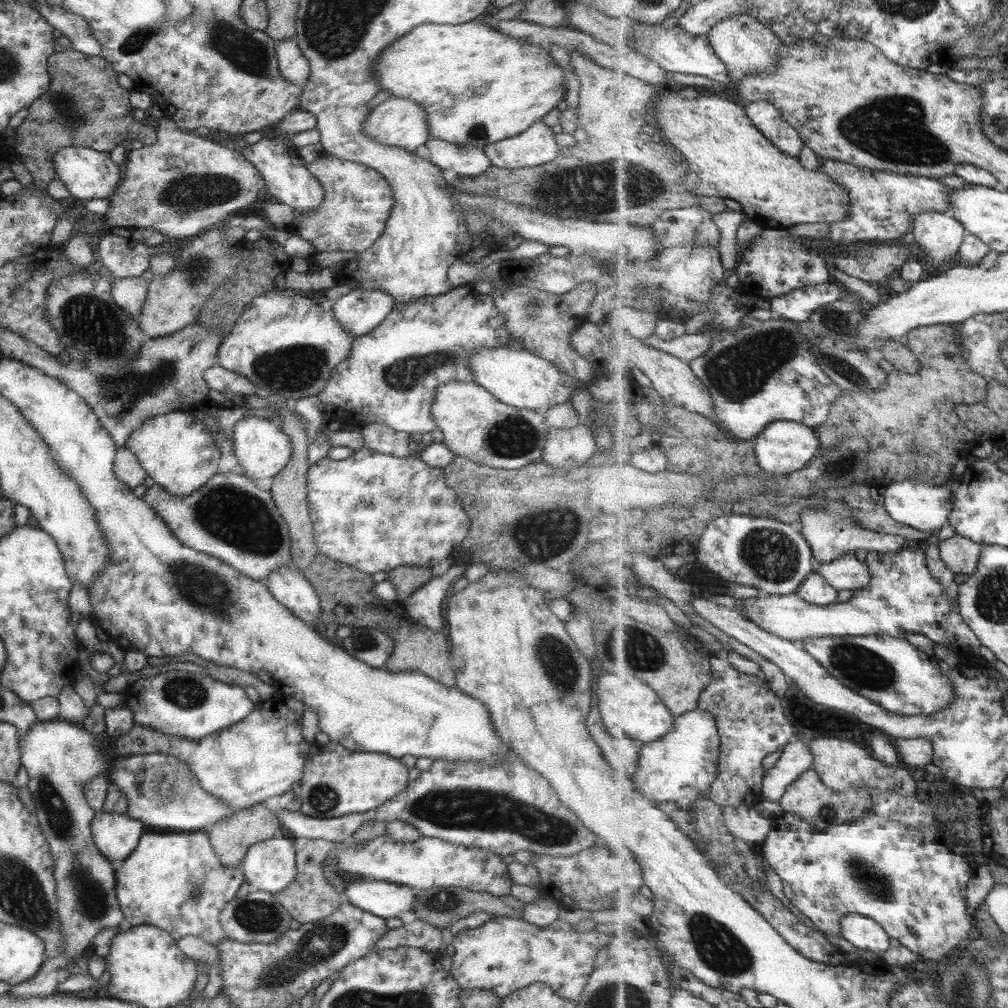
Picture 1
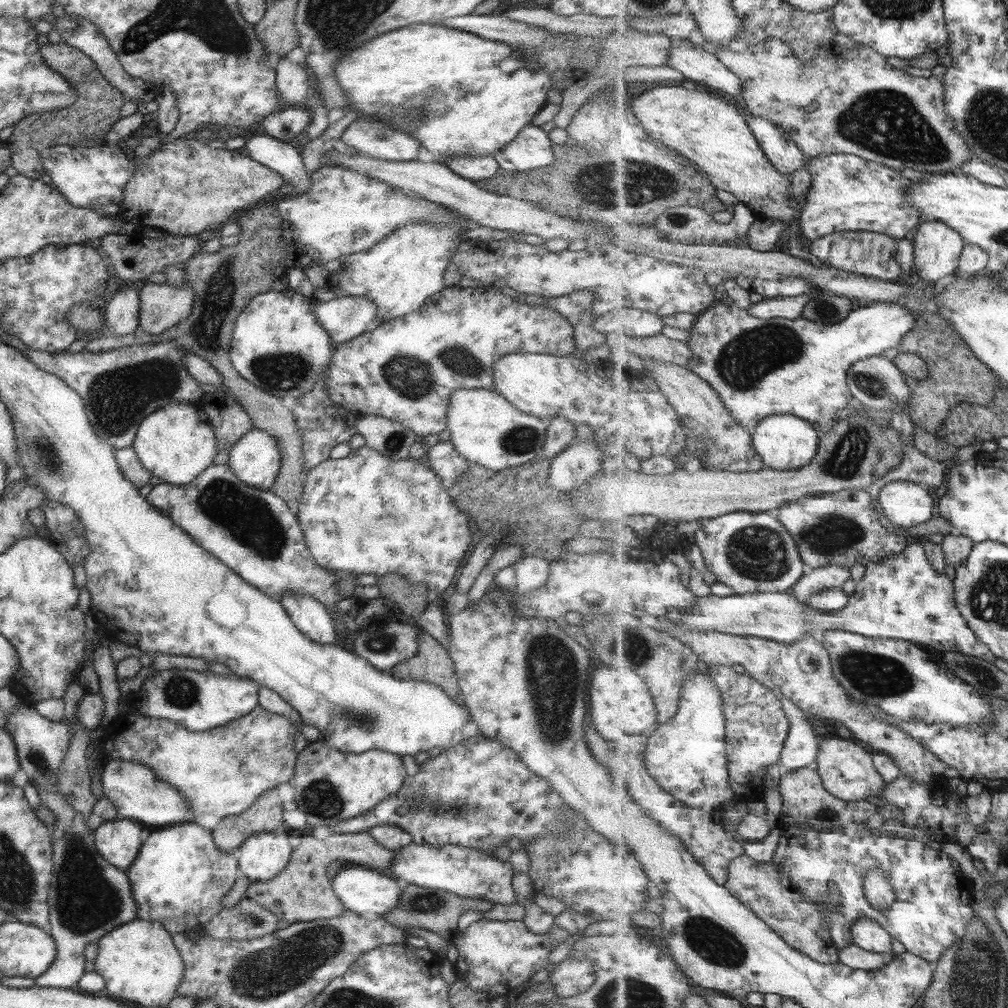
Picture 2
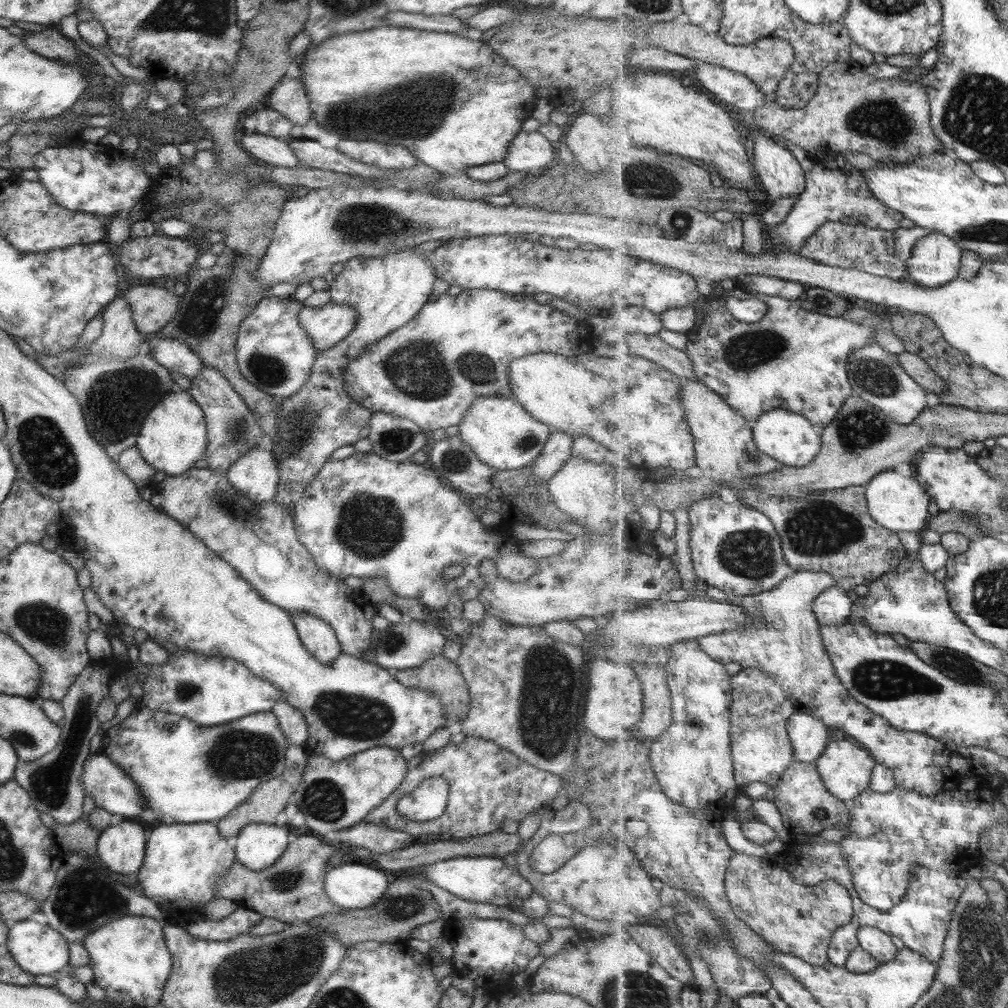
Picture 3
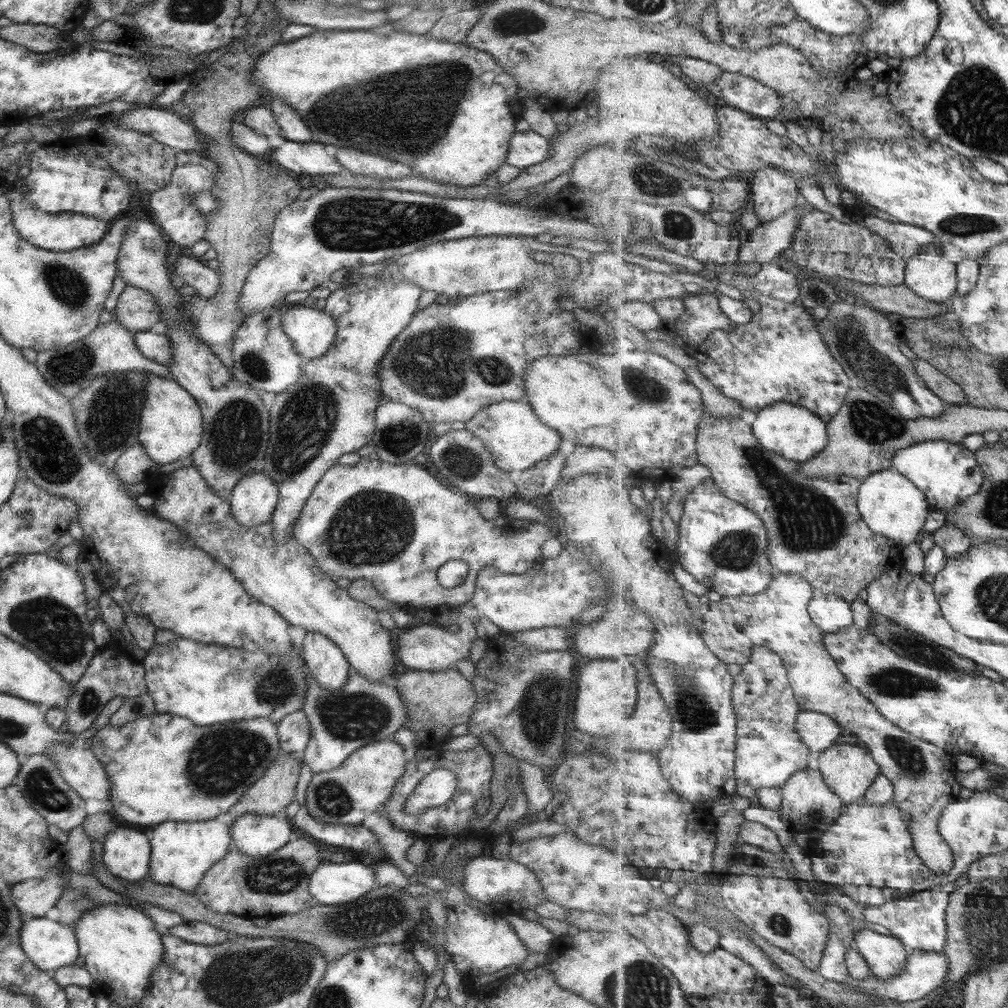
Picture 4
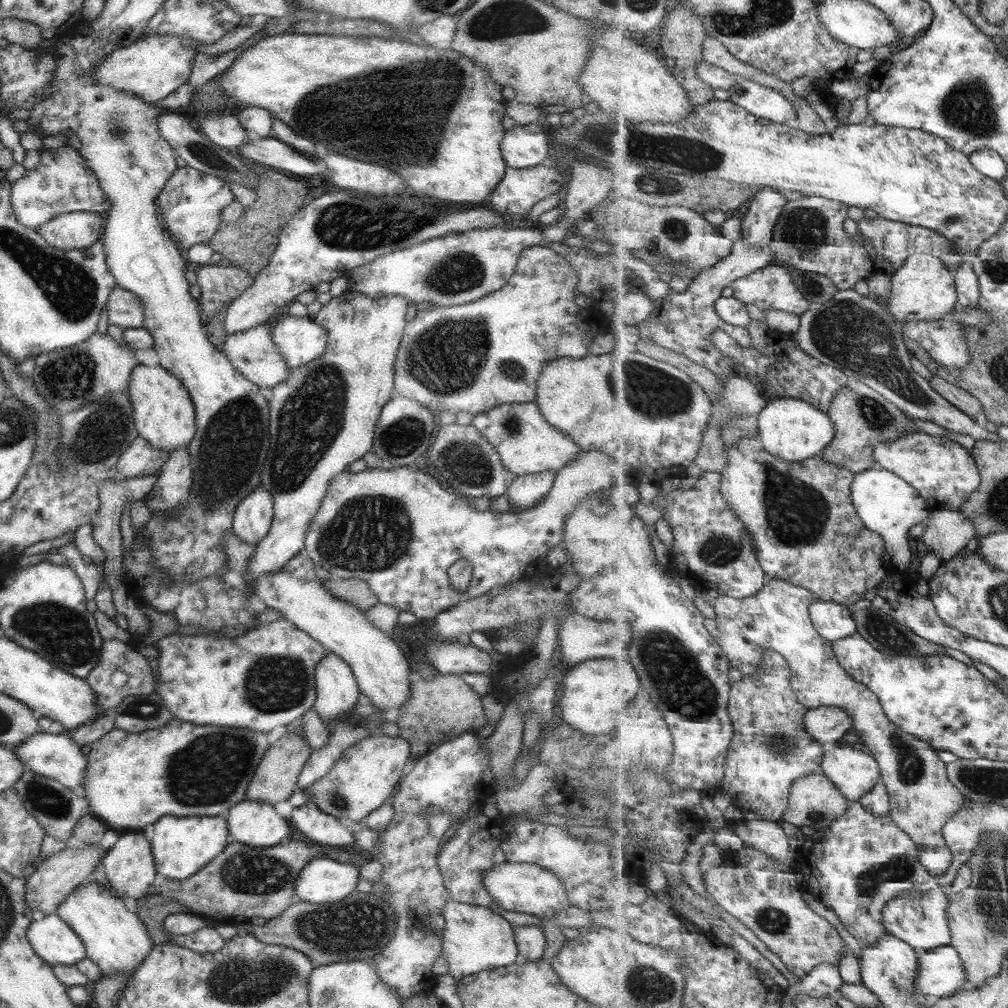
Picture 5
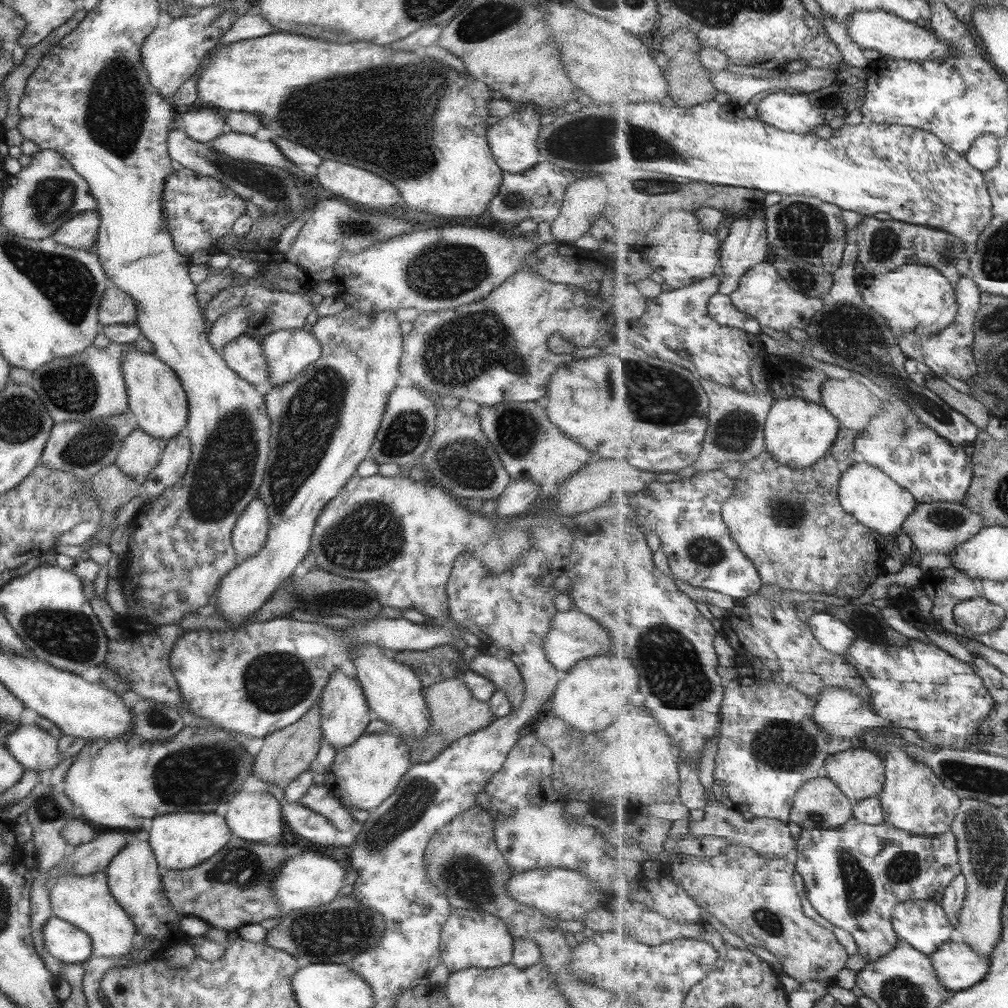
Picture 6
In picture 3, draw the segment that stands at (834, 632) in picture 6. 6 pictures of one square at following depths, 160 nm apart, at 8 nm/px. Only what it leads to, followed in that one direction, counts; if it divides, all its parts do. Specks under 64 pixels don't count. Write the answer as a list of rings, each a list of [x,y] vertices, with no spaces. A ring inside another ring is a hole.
[[[841,588],[825,590],[814,602],[813,610],[821,625],[837,626],[847,622],[855,612],[853,600]]]

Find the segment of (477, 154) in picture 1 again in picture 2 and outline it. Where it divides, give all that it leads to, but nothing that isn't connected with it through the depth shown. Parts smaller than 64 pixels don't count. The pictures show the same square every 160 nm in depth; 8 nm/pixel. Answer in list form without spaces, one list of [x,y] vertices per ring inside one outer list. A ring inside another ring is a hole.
[[[456,156],[444,160],[449,170],[466,180],[477,182],[491,178],[498,171],[498,164],[491,156]]]

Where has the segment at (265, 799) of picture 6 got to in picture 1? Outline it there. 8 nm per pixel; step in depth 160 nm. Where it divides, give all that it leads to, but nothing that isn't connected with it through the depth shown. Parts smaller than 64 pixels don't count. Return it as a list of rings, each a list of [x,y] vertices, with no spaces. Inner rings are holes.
[[[268,838],[250,844],[240,860],[241,874],[251,888],[273,894],[293,880],[295,861],[292,839]]]

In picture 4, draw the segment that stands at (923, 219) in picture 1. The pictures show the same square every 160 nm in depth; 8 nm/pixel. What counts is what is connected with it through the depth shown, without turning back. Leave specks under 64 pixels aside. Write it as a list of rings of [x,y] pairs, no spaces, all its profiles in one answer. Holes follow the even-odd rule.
[[[929,244],[920,254],[906,259],[904,283],[925,300],[945,303],[958,294],[958,266],[943,256],[940,246]]]

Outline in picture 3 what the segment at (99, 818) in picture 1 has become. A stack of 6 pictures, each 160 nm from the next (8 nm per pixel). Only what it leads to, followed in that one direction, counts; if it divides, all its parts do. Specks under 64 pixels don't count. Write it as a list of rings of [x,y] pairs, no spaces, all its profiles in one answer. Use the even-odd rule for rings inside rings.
[[[123,821],[118,825],[109,825],[97,837],[96,853],[101,864],[118,875],[133,874],[141,866],[145,850],[145,832],[138,823]]]

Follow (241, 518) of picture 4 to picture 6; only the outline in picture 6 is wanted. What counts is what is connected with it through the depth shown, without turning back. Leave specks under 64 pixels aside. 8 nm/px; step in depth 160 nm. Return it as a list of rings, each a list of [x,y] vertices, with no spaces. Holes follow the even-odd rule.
[[[258,497],[250,500],[245,510],[237,517],[231,530],[230,544],[237,559],[239,555],[249,559],[257,555],[266,540],[268,514],[265,504]]]

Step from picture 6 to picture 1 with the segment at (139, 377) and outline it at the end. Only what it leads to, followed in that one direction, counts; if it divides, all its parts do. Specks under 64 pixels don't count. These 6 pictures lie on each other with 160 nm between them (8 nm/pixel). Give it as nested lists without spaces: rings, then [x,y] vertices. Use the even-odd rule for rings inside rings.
[[[171,411],[145,419],[139,428],[126,438],[128,448],[141,468],[163,490],[175,496],[187,496],[197,490],[210,476],[217,474],[217,462],[222,456],[216,440],[199,419],[188,412]]]

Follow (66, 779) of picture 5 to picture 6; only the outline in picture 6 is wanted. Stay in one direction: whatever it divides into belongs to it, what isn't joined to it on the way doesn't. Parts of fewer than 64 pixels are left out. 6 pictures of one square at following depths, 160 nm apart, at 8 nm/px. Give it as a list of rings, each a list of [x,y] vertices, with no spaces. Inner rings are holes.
[[[17,723],[15,728],[4,738],[3,746],[25,771],[52,770],[62,759],[57,752],[57,741],[48,733],[46,725]]]

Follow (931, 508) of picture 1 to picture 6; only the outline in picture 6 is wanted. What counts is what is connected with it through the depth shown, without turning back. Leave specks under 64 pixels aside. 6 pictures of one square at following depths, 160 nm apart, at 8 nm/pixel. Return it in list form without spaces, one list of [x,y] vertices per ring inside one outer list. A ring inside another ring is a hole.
[[[859,458],[859,462],[851,465],[842,474],[839,483],[839,500],[843,508],[857,517],[861,524],[873,528],[882,536],[897,533],[916,509],[916,497],[909,489],[903,488],[888,473]]]

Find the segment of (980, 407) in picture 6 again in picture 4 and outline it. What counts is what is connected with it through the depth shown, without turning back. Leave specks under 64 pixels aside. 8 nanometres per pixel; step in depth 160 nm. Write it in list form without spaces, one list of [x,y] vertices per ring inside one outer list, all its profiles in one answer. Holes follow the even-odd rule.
[[[916,357],[913,362],[917,372],[924,378],[928,387],[933,389],[933,392],[936,392],[936,395],[940,396],[946,403],[954,405],[968,404],[968,396],[965,394],[963,387],[950,376],[941,372],[927,360]]]

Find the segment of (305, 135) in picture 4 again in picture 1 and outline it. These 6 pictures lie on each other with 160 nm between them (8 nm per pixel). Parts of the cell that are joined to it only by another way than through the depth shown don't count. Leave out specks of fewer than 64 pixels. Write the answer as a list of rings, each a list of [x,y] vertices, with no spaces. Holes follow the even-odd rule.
[[[293,38],[275,42],[274,54],[281,77],[287,83],[302,88],[307,83],[309,66]]]

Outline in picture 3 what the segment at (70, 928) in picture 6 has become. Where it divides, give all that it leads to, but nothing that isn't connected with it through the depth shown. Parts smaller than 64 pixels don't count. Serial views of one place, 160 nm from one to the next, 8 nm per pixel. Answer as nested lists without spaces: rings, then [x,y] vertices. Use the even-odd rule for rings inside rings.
[[[33,920],[17,921],[13,926],[8,927],[6,940],[8,953],[22,971],[33,976],[57,973],[63,970],[68,965],[67,944],[68,942],[56,930],[47,925],[40,925]]]

